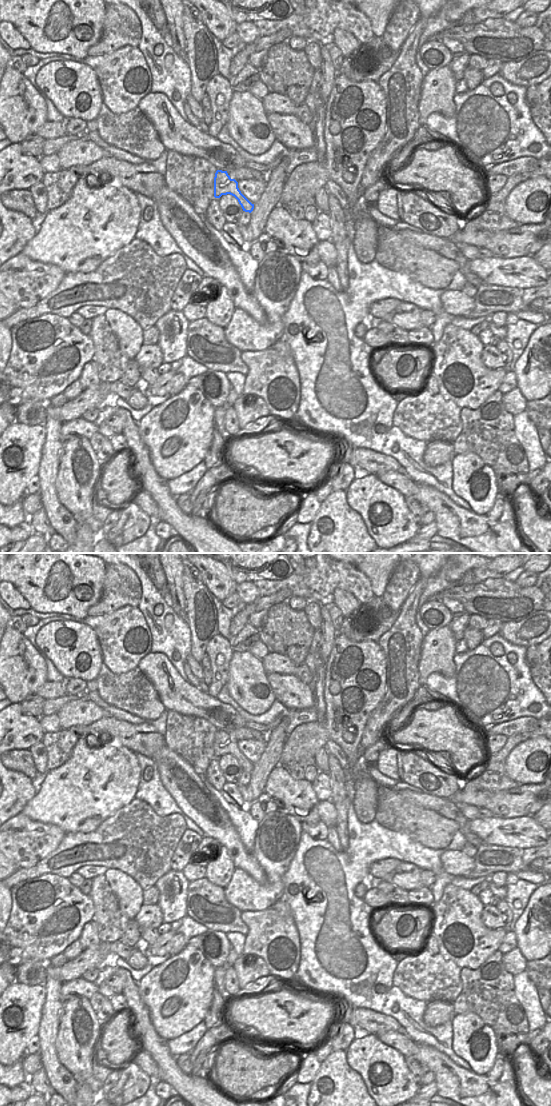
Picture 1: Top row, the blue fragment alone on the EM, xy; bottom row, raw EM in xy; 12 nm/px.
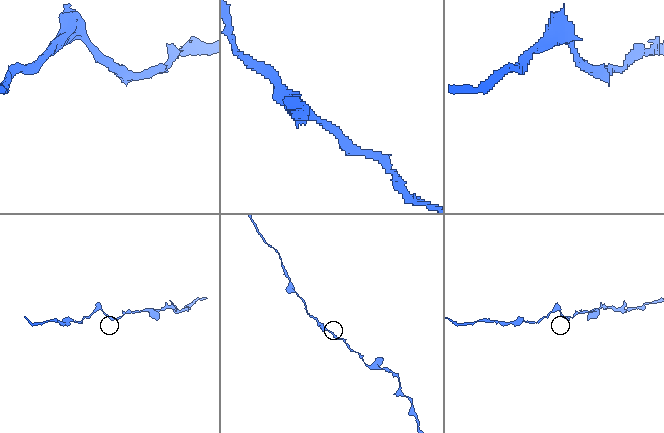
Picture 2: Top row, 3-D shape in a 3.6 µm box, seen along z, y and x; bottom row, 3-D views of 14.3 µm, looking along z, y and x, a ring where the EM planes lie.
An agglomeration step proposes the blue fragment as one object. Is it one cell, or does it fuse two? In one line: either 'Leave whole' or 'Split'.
Leave whole.

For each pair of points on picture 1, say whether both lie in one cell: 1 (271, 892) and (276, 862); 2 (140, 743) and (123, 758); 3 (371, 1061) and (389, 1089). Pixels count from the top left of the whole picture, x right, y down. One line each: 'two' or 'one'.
1: one
2: two
3: one

